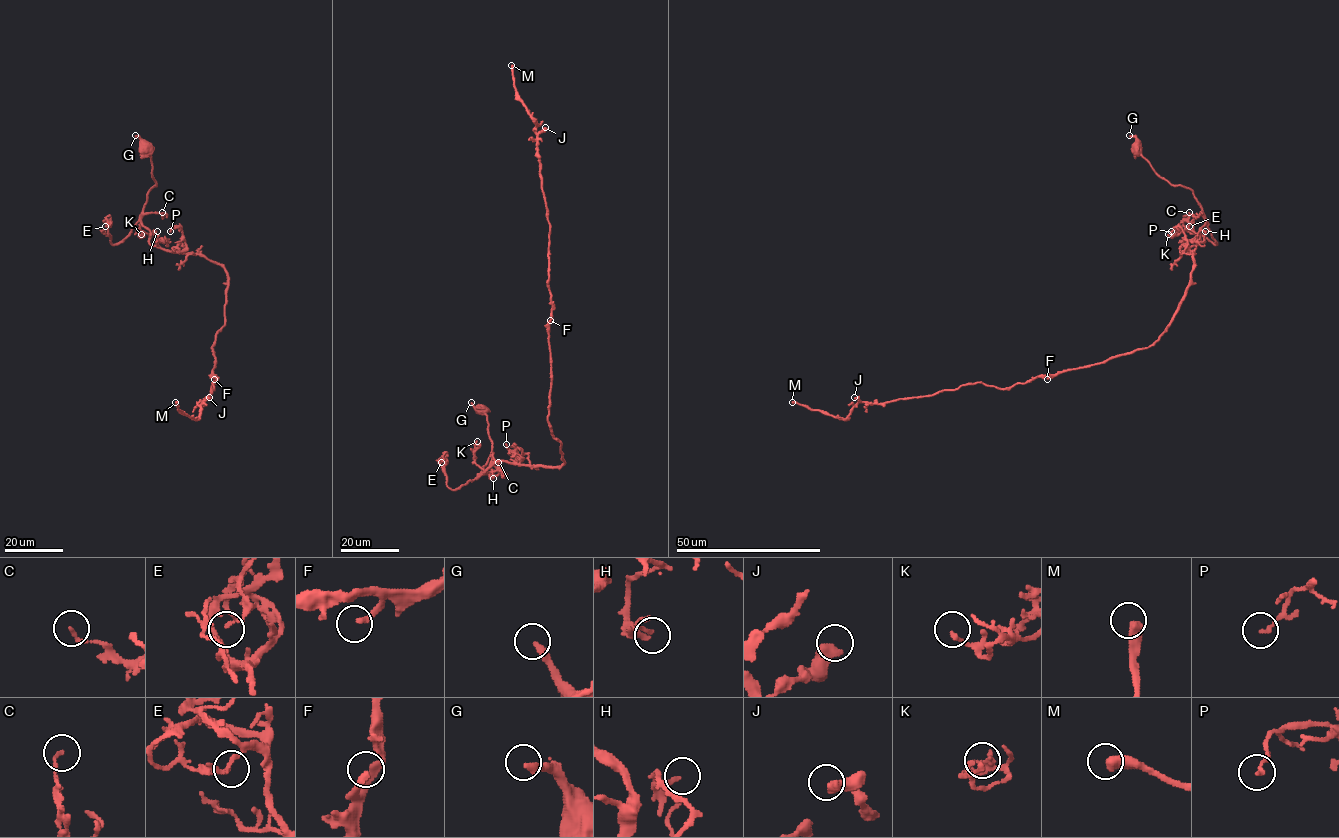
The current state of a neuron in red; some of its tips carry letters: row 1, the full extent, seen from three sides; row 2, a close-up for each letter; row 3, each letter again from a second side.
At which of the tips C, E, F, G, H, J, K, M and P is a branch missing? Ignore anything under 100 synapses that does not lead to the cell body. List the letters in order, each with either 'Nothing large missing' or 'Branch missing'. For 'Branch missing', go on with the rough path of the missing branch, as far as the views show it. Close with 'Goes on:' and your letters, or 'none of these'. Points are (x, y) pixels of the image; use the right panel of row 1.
C: Nothing large missing
E: Nothing large missing
F: Nothing large missing
G: Nothing large missing
H: Nothing large missing
J: Nothing large missing
K: Nothing large missing
M: Branch missing. Course of what is missing: (792, 402), (744, 398), (732, 391), (745, 373), (750, 375), (744, 381), (759, 371), (785, 316)
P: Nothing large missing
Goes on: M

